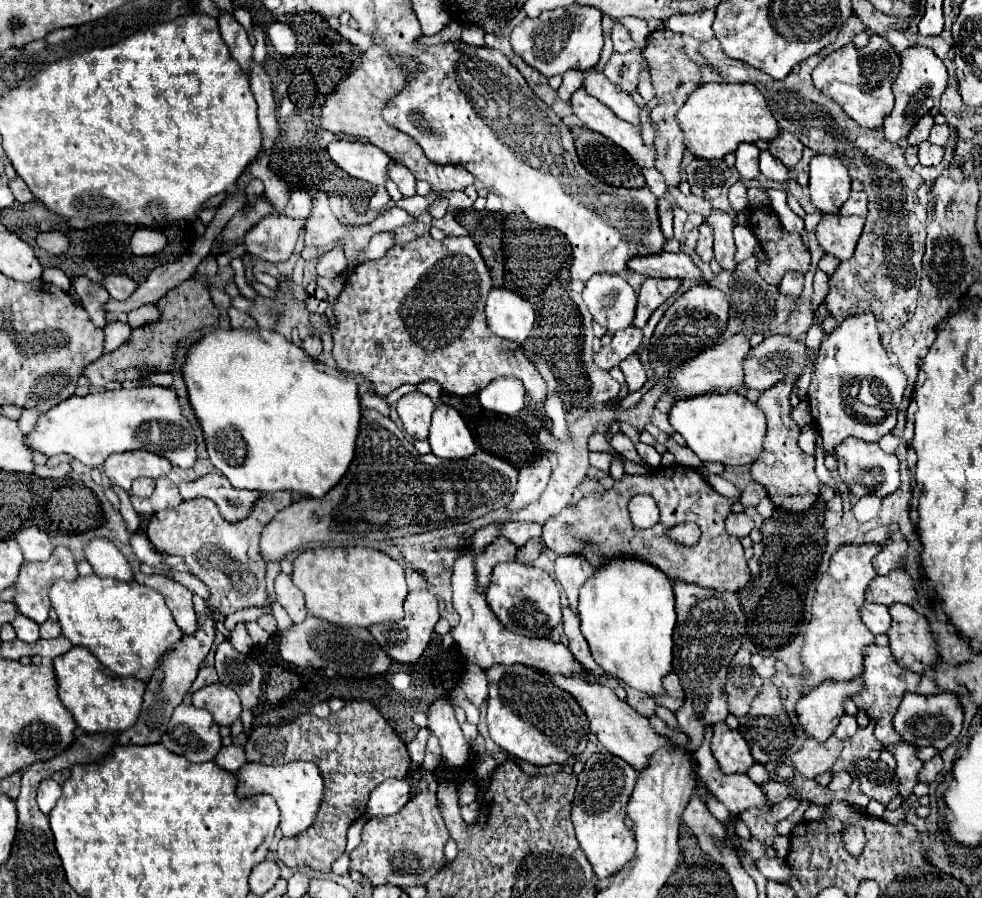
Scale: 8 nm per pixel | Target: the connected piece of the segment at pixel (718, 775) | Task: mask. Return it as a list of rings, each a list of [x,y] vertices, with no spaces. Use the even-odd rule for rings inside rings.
[[[704,743],[698,753],[698,777],[706,783],[710,793],[722,801],[728,811],[736,817],[742,815],[748,807],[756,807],[764,813],[770,811],[768,801],[764,797],[764,791],[760,785],[756,785],[748,775],[736,773],[736,775],[724,775],[716,763],[716,759],[710,753],[710,745]]]

